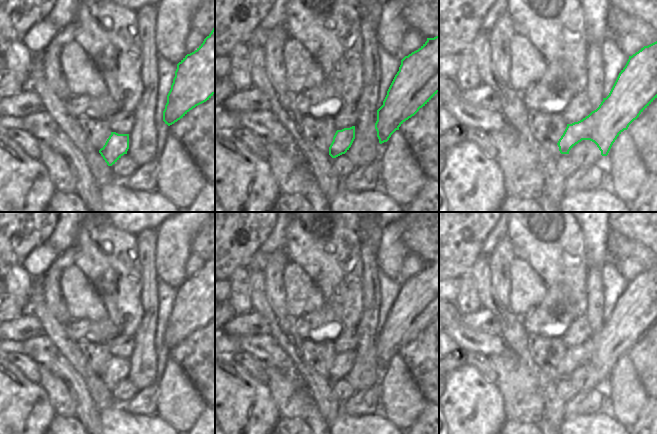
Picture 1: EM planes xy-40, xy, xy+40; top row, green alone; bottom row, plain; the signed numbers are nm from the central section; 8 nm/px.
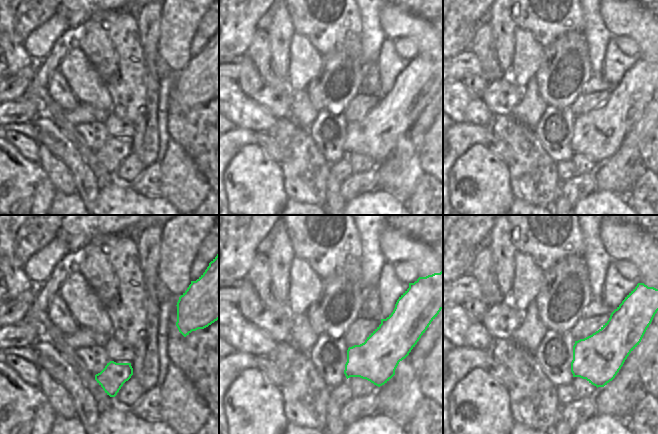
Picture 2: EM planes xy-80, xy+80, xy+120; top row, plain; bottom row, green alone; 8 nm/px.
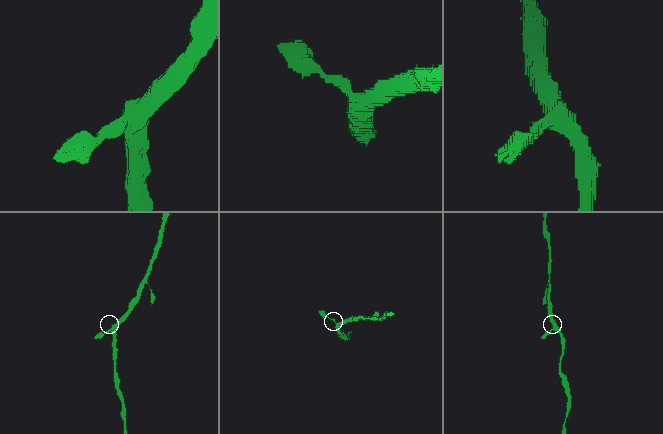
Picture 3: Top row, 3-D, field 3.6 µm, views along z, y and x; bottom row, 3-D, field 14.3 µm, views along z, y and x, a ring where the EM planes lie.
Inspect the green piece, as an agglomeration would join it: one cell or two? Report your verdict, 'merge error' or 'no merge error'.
no merge error

